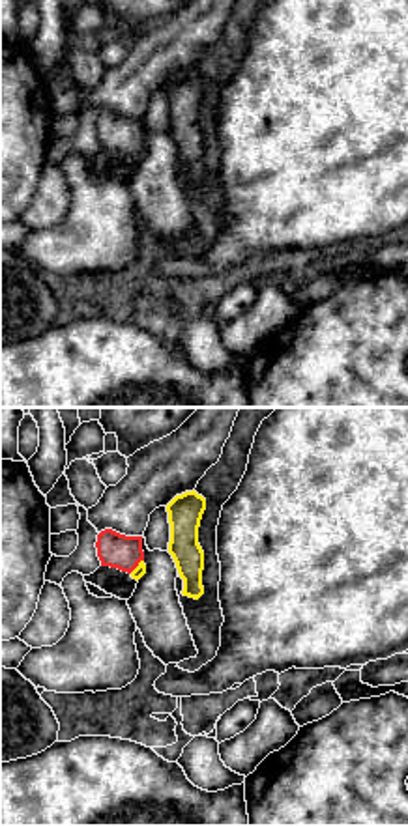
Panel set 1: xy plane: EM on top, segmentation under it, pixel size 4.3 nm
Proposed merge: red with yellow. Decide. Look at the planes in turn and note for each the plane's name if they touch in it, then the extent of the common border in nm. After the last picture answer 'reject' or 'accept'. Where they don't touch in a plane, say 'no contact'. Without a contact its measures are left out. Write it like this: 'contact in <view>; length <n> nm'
contact in xy; length 90 nm

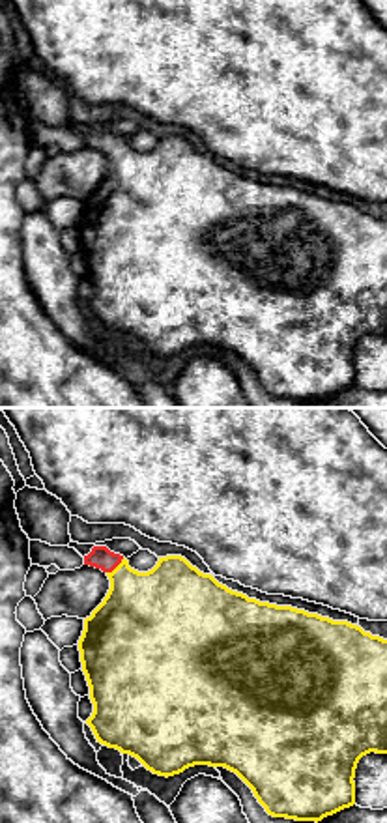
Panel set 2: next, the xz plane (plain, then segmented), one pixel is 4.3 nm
contact in xz; length 100 nm

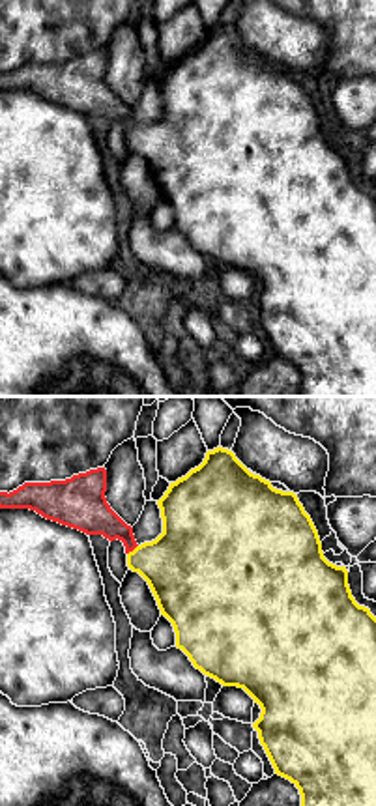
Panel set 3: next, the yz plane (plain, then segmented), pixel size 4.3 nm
contact in yz; length 60 nm

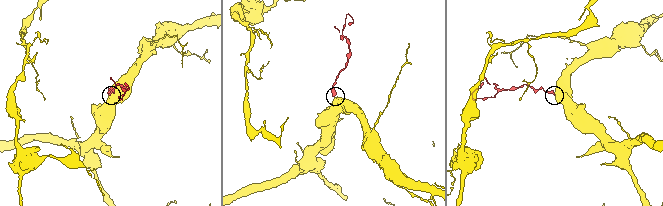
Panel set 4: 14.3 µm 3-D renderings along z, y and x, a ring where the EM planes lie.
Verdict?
accept

